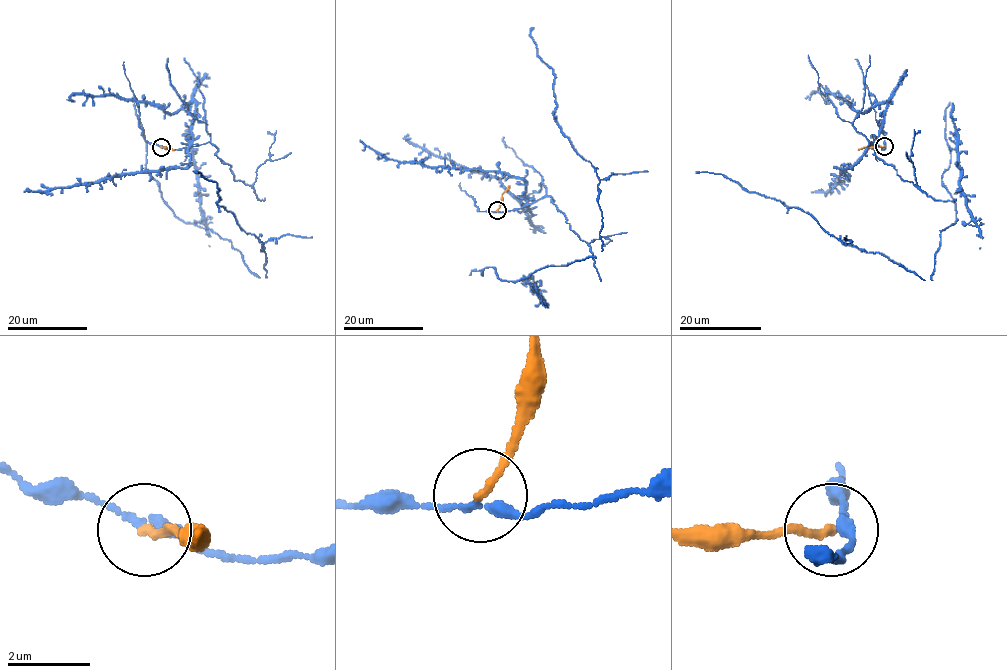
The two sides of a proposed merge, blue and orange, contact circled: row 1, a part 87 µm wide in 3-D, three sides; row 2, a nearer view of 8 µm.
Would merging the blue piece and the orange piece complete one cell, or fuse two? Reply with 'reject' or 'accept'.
reject

